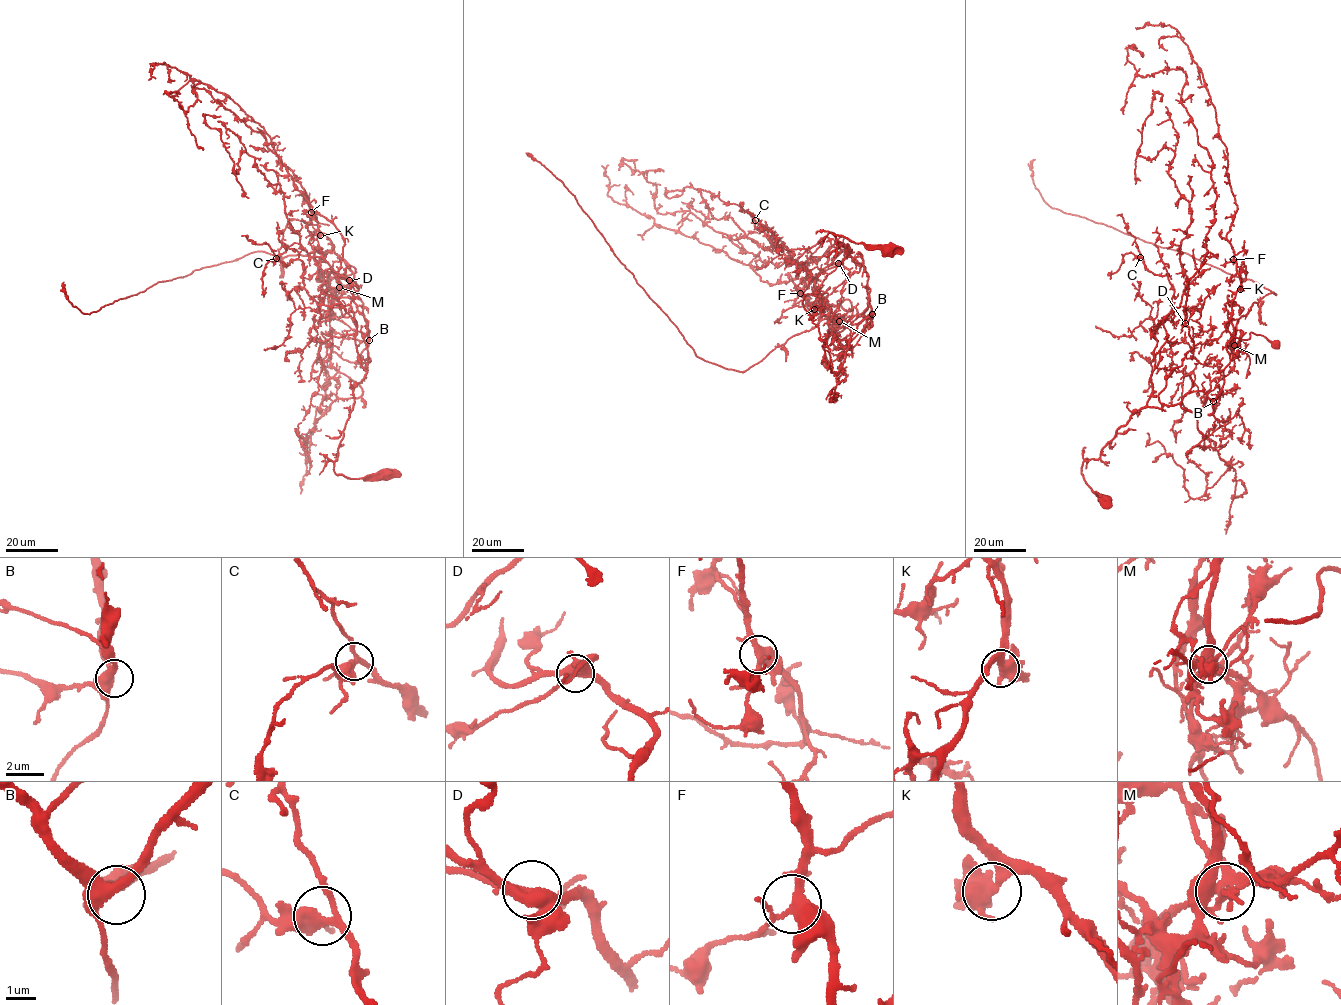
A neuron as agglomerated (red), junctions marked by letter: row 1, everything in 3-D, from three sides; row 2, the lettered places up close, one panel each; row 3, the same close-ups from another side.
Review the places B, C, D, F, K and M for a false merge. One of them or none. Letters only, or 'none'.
M

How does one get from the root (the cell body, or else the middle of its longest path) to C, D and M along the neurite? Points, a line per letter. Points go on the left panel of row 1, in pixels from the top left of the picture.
C: (387, 476), (334, 472), (366, 372), (356, 324), (340, 303), (312, 298), (302, 261), (286, 267), (276, 258)
D: (387, 476), (350, 479), (334, 470), (353, 390), (368, 361), (368, 322), (352, 300), (358, 288), (349, 280)
M: (387, 476), (350, 479), (334, 470), (353, 390), (370, 360), (368, 334), (331, 316), (339, 287)

